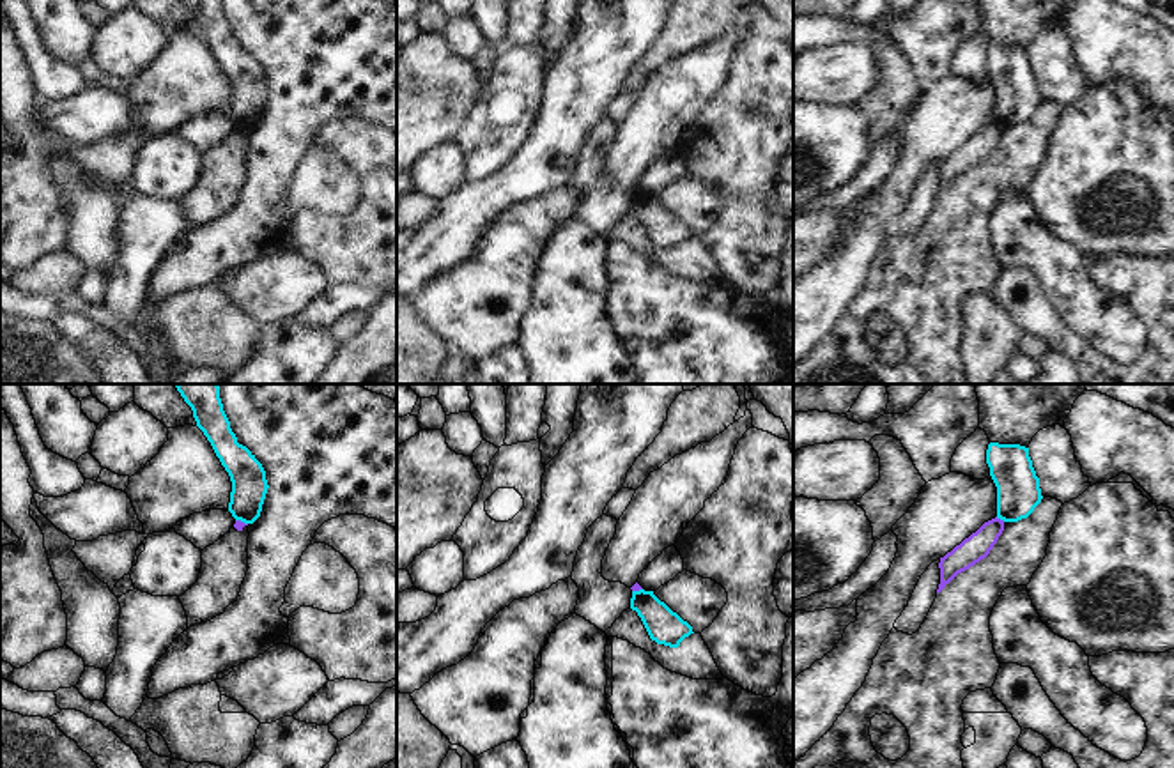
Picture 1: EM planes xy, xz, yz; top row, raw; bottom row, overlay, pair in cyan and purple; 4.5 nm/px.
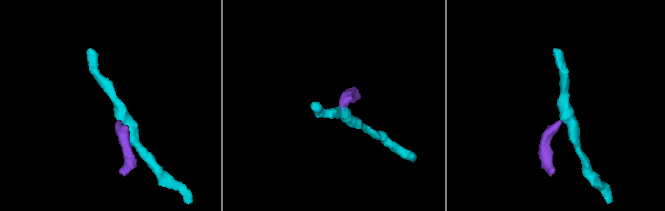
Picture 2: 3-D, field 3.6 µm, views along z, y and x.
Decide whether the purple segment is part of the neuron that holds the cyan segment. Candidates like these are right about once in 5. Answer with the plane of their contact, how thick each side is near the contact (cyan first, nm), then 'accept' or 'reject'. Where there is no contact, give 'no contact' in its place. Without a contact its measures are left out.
meets cyan in yz; 200 nm thick on the cyan side, 120 nm on the other; reject

